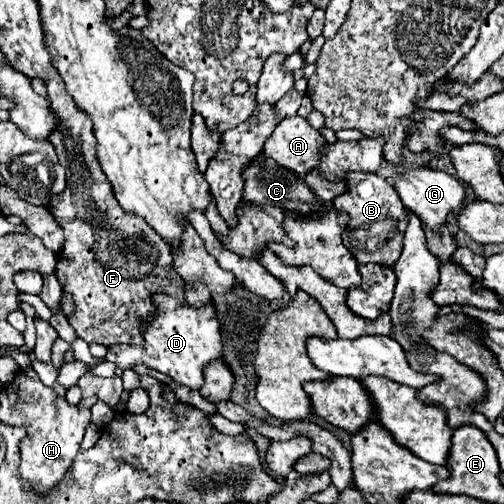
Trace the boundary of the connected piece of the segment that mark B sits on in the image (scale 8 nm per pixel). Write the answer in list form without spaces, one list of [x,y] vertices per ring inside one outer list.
[[[347,172],[345,174],[347,192],[333,200],[339,212],[349,214],[349,224],[343,230],[345,248],[357,258],[359,264],[387,264],[393,266],[403,250],[403,232],[409,220],[409,212],[401,204],[397,192],[389,180],[371,172]]]

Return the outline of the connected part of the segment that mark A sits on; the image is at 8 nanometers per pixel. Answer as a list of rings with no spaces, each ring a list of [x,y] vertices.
[[[283,118],[263,144],[263,154],[279,166],[305,176],[319,160],[319,144],[325,144],[319,130],[311,128],[305,118]]]

